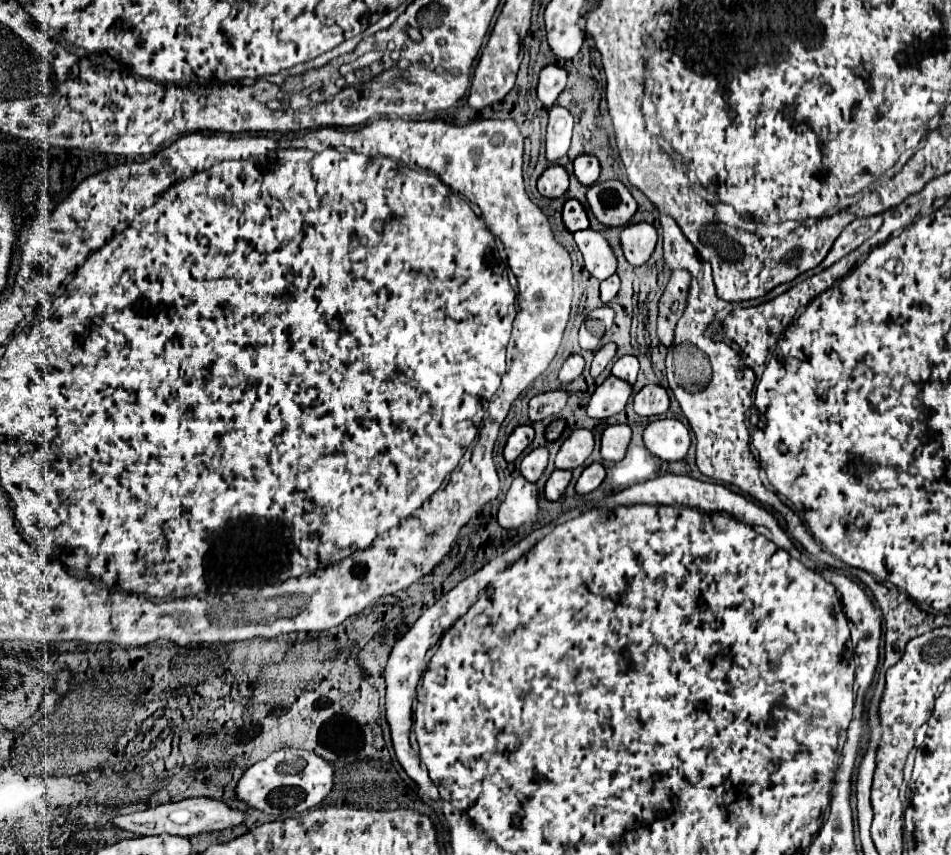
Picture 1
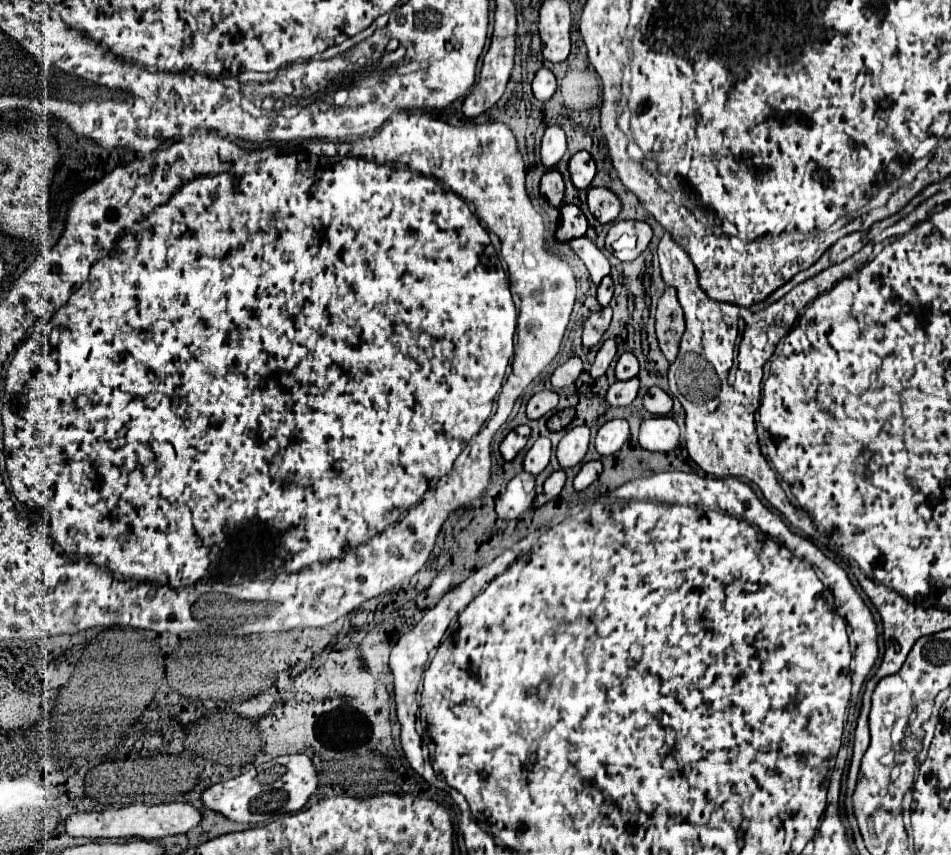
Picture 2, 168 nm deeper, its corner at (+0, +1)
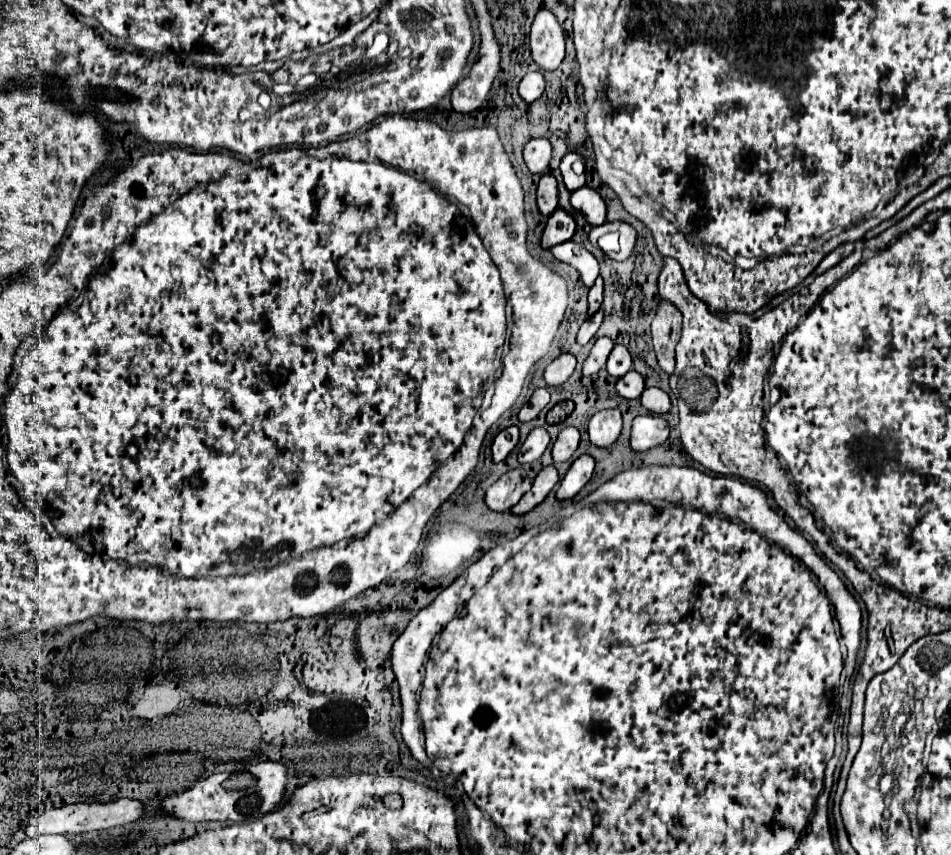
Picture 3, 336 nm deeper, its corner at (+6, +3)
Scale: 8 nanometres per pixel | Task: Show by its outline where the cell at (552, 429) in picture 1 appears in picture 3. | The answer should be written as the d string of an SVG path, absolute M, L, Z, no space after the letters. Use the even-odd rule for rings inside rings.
M561 402L547 412L547 424L559 424L573 412L573 402Z

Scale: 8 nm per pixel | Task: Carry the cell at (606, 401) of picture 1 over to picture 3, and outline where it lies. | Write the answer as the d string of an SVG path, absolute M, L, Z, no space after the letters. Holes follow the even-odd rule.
M629 370L625 376L621 376L621 378L617 380L617 386L615 386L615 388L617 388L617 394L619 394L621 398L625 398L625 400L635 400L635 398L641 396L645 384L643 384L641 374L637 374L635 370Z

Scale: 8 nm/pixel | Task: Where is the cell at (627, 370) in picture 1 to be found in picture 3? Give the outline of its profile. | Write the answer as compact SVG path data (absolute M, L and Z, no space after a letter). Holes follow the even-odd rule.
M617 344L613 350L611 350L611 356L607 360L607 372L615 378L621 378L623 374L627 374L631 370L631 354L627 352L625 346Z

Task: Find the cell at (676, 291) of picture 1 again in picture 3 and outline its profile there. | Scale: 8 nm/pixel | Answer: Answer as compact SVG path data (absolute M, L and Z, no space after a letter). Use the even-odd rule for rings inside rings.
M659 302L651 324L651 336L659 366L671 374L675 368L675 346L681 336L681 312L671 302Z

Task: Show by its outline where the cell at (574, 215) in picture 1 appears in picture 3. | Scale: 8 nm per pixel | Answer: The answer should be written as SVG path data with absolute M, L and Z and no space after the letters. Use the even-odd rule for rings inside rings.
M557 208L545 226L541 246L543 248L553 248L555 244L561 244L565 240L571 240L575 234L575 220L571 214L567 214L563 208Z

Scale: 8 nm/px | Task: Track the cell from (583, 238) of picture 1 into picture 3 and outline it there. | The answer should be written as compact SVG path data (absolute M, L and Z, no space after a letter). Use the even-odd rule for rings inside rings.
M567 240L567 242L561 242L561 244L553 246L551 254L557 260L567 262L573 268L577 268L585 286L591 286L595 282L595 278L599 276L599 262L597 262L597 258L585 246L577 244L573 240Z

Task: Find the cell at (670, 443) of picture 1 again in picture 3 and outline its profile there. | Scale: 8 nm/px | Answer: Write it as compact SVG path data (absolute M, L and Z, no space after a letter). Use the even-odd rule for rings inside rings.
M645 414L633 420L633 432L631 432L633 450L645 452L649 448L663 444L667 438L669 438L669 424L661 416Z

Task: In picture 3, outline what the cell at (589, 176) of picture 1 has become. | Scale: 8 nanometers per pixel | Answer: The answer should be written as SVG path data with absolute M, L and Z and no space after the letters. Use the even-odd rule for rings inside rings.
M569 152L561 158L561 174L569 192L585 186L585 158L577 152Z

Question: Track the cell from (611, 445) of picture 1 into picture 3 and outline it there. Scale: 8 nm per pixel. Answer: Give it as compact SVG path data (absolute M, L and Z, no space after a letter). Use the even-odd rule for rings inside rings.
M617 408L597 412L589 420L587 432L589 432L591 444L595 444L599 448L613 446L621 434L621 412Z

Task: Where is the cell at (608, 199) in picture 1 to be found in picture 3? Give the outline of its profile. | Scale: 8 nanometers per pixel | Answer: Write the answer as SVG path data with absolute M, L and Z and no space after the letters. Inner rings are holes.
M583 186L575 192L571 192L571 206L575 210L579 210L589 224L599 226L605 222L605 214L607 214L607 206L603 202L603 198L589 186Z

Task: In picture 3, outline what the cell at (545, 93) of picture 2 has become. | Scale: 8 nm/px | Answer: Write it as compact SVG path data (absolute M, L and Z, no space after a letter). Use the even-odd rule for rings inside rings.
M529 72L525 74L525 78L519 84L519 96L525 102L533 102L537 100L545 90L545 78L541 72Z

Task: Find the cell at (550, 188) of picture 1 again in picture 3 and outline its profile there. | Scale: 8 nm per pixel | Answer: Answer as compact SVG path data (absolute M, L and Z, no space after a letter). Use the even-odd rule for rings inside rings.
M543 174L537 184L537 206L543 216L549 216L557 208L557 180L551 174Z

